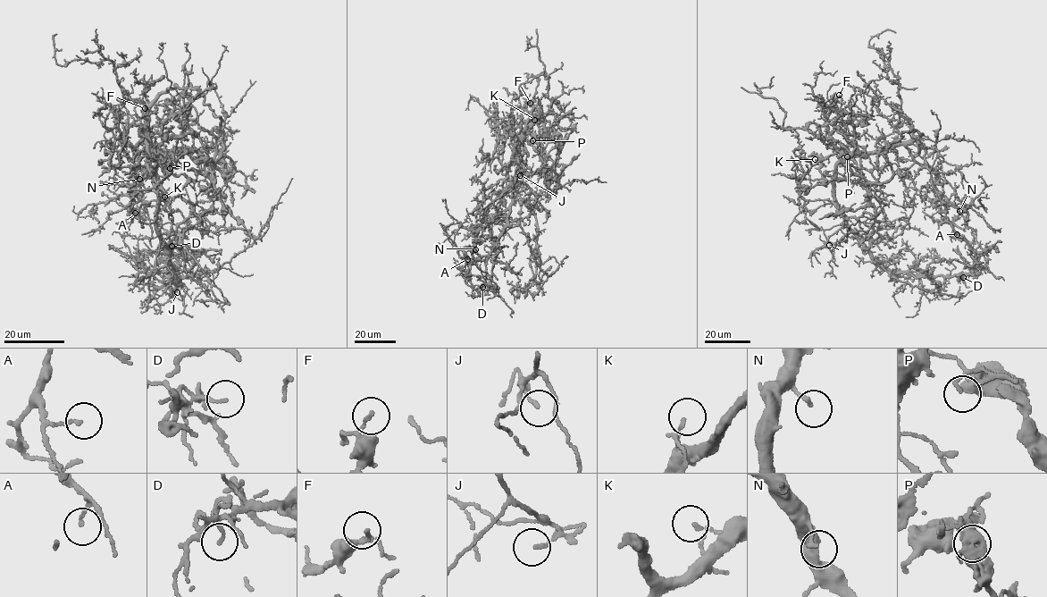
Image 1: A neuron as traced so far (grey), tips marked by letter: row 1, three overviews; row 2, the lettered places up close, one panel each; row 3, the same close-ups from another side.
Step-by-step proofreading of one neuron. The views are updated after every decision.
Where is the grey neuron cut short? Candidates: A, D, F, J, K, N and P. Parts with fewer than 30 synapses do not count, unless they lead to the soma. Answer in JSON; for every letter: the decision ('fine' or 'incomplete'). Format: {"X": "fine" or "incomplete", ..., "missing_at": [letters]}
{"A": "fine", "D": "fine", "F": "fine", "J": "fine", "K": "fine", "N": "fine", "P": "fine", "missing_at": []}

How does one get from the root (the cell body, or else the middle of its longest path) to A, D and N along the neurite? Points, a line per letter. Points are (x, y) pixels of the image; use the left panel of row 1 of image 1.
A: (156, 190), (146, 127), (147, 140), (132, 148), (138, 165), (131, 173), (139, 196), (129, 207), (135, 213)
D: (156, 190), (155, 230), (178, 283), (175, 276), (181, 248), (171, 246)
N: (156, 190), (146, 127), (147, 140), (132, 148), (138, 165), (131, 173), (139, 179)

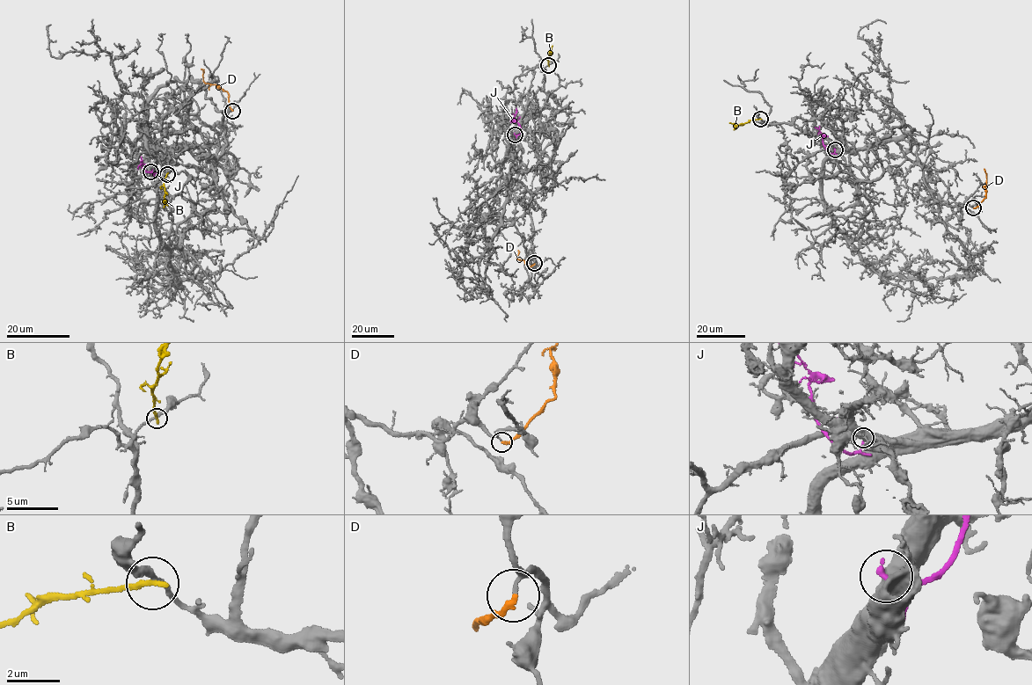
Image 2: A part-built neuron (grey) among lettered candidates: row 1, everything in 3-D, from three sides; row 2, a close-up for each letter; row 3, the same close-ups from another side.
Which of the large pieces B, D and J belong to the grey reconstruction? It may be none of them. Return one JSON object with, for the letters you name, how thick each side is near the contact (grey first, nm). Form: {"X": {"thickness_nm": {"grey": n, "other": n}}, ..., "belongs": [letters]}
{"belongs": []}

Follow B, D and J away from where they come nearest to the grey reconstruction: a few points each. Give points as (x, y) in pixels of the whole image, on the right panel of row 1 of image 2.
B: (760, 119), (750, 120), (742, 125), (729, 122)
D: (973, 207), (986, 197), (984, 169)
J: (834, 149), (831, 154), (826, 150), (820, 130), (815, 127)

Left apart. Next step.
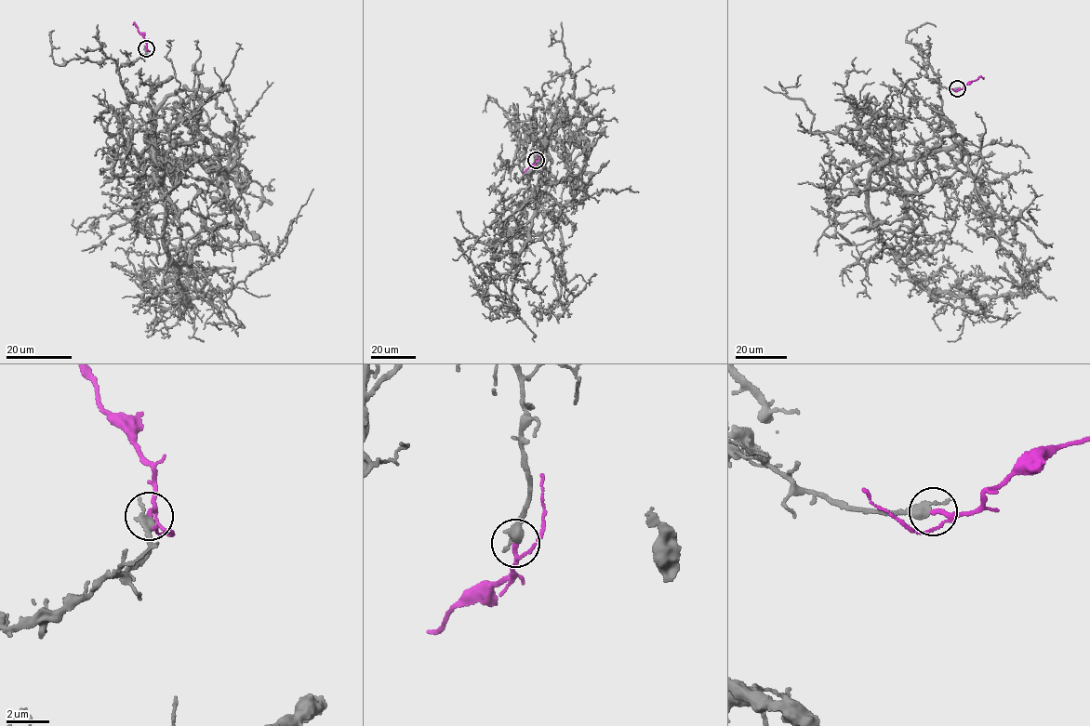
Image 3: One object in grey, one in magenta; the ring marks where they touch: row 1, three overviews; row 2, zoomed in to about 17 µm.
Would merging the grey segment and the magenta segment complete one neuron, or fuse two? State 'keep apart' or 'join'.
join

